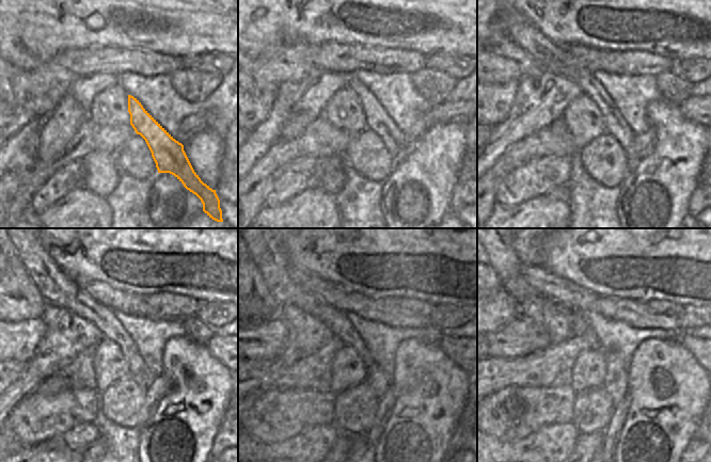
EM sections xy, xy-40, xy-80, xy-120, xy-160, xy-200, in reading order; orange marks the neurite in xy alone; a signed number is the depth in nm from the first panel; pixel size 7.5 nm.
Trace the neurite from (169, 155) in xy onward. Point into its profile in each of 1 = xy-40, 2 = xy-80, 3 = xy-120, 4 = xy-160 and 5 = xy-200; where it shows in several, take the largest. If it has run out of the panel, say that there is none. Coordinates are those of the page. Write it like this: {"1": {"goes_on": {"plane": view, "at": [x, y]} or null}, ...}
{"1": {"goes_on": {"plane": "xy-40", "at": [378, 122]}}, "2": {"goes_on": {"plane": "xy-80", "at": [553, 58]}}, "3": {"goes_on": {"plane": "xy-120", "at": [57, 288]}}, "4": {"goes_on": {"plane": "xy-160", "at": [269, 256]}}, "5": {"goes_on": {"plane": "xy-200", "at": [504, 260]}}}

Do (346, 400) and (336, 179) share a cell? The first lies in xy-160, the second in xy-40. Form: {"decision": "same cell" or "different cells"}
{"decision": "different cells"}

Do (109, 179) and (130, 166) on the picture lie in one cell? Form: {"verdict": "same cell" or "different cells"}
{"verdict": "different cells"}

